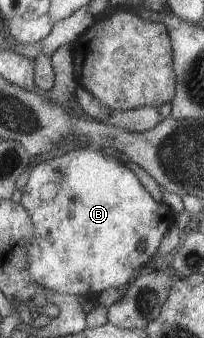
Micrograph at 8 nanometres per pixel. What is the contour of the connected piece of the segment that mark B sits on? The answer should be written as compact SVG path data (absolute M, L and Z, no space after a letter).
M89 146L31 167L21 196L22 206L31 216L36 231L28 246L30 278L58 295L90 297L109 287L125 288L135 269L145 265L155 253L173 222L171 210L163 202L155 202L127 166Z

